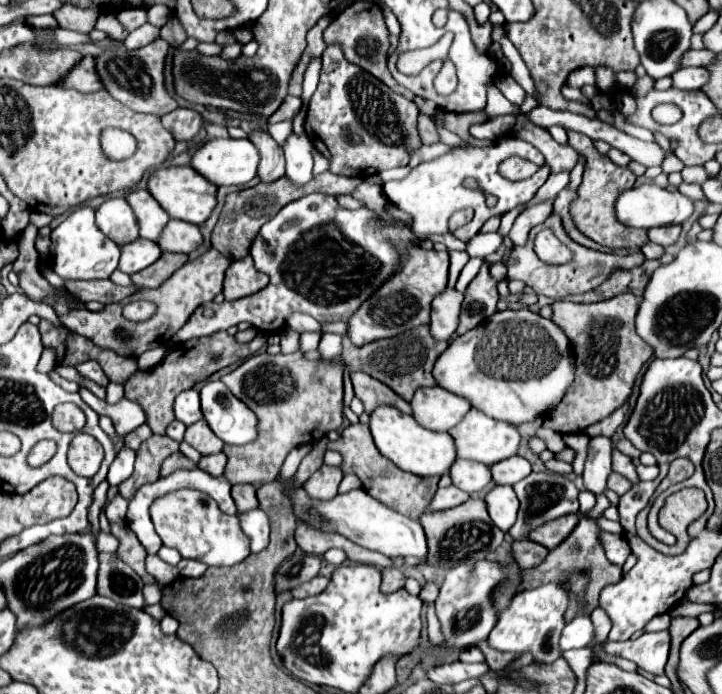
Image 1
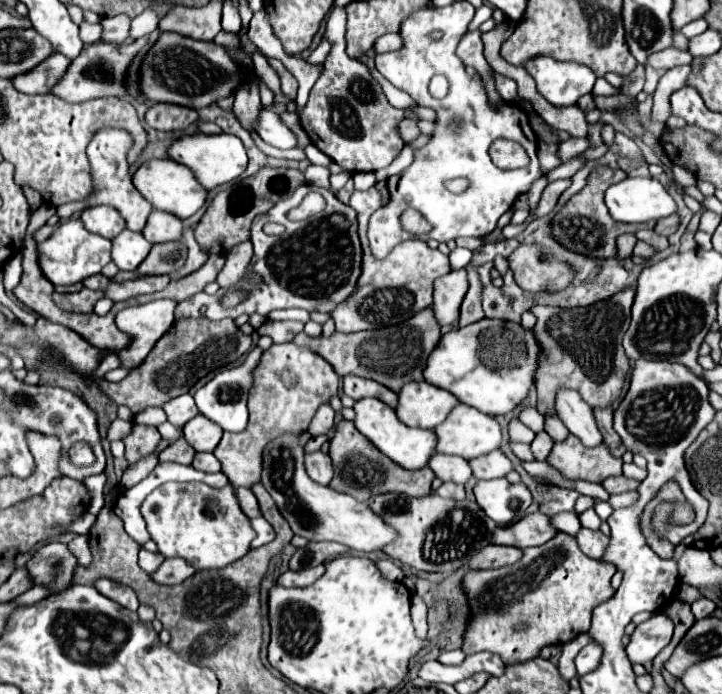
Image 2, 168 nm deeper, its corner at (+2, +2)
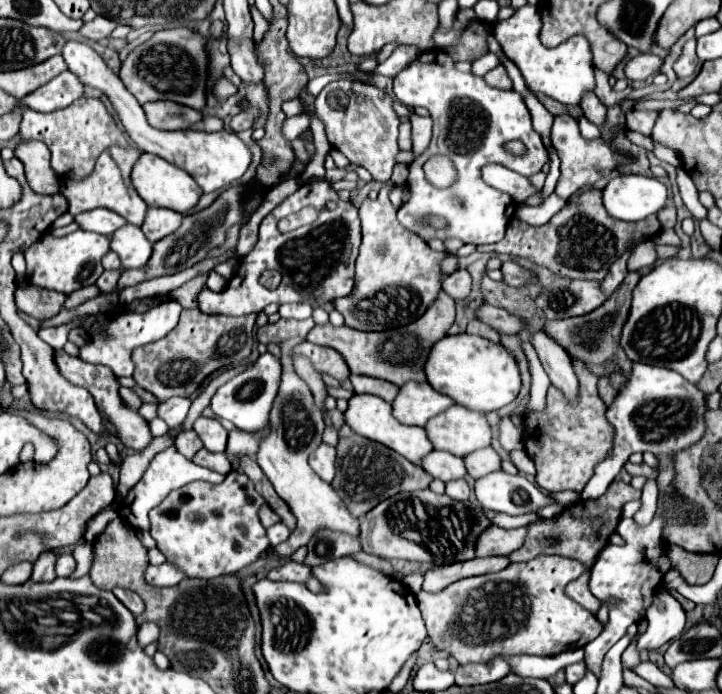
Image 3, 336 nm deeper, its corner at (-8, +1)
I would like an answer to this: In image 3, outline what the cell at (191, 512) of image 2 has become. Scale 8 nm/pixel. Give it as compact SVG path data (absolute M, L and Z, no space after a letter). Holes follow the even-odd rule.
M232 470L226 474L222 484L192 482L170 492L164 502L150 512L150 536L156 540L156 548L166 556L166 562L182 570L186 578L216 578L222 574L234 574L256 562L260 554L270 548L266 528L258 518L262 504L264 498L256 492L250 478L240 470Z

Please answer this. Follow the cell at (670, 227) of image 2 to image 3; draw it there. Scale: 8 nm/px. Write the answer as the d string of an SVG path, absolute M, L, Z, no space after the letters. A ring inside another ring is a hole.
M666 204L658 212L658 220L660 220L662 228L674 228L674 224L676 224L676 208L674 208L674 204Z

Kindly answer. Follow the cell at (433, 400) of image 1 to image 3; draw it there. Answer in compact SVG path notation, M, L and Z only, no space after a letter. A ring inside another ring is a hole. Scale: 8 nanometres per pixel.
M406 382L406 384L400 388L400 392L398 392L398 396L394 398L394 402L392 402L392 414L394 414L394 418L398 418L398 422L402 422L402 424L424 426L432 416L440 414L442 410L446 410L446 408L452 406L452 404L454 404L452 398L448 398L448 396L444 396L444 394L440 394L440 392L436 392L428 382Z

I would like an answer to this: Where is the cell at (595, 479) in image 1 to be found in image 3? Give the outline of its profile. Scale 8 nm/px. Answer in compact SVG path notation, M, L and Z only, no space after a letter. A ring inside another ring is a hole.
M534 330L530 334L530 342L538 352L538 358L550 378L550 382L564 392L564 396L572 402L578 396L578 378L572 370L572 360L568 352L550 338L544 330Z

